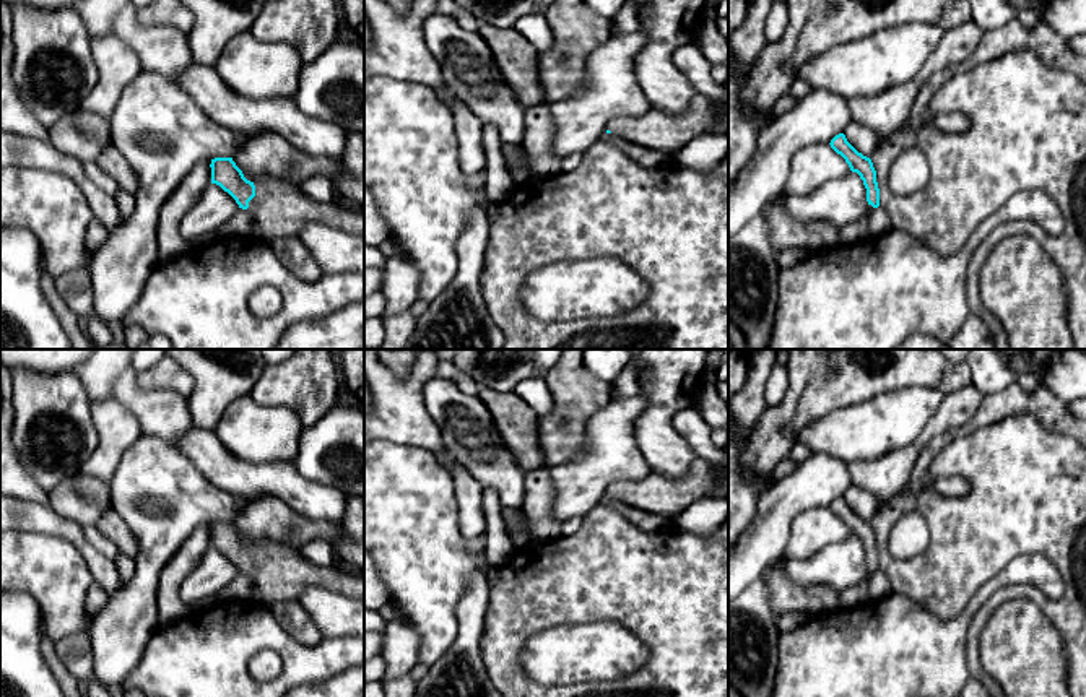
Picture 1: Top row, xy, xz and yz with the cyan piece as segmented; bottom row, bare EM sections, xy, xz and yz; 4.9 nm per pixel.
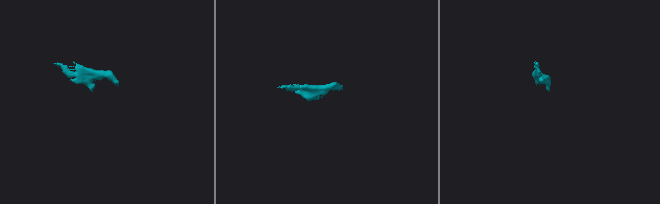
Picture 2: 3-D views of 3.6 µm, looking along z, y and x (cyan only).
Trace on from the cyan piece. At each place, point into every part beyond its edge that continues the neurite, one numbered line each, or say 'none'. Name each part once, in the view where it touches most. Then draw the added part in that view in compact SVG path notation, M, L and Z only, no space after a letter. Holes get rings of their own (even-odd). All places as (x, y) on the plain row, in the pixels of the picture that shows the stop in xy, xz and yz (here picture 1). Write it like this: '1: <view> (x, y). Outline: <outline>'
1: xy (280, 572). Outline: M262 539L252 543L255 561L249 565L252 600L272 606L276 601L299 601L307 587L325 587L354 600L364 600L364 575L353 575L337 565L320 567L307 561L299 548Z

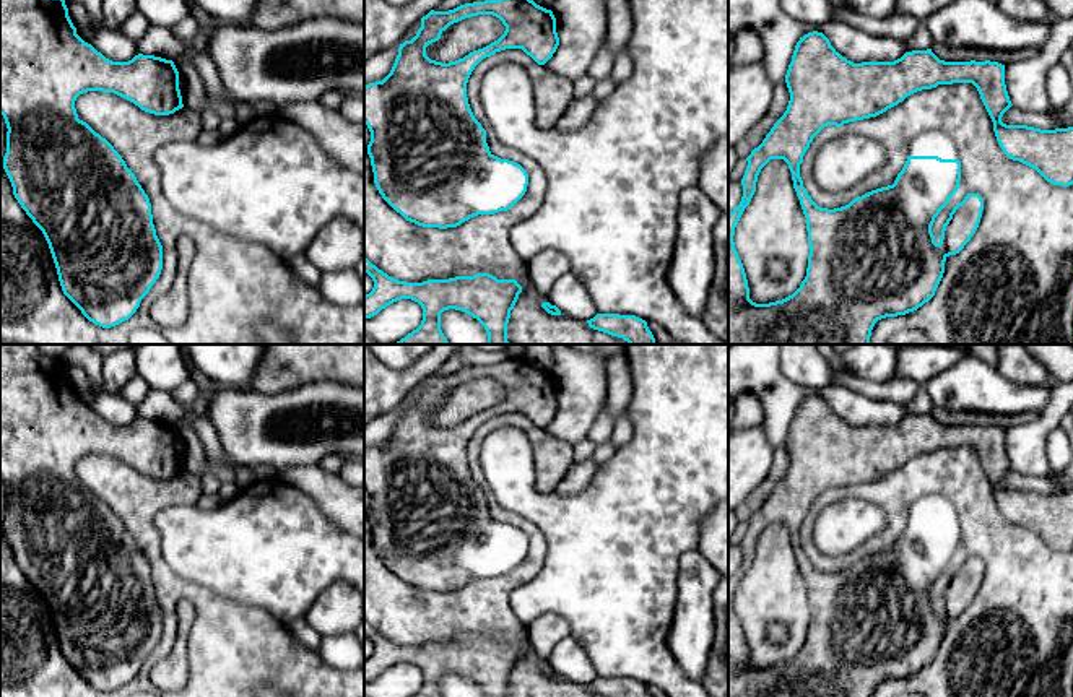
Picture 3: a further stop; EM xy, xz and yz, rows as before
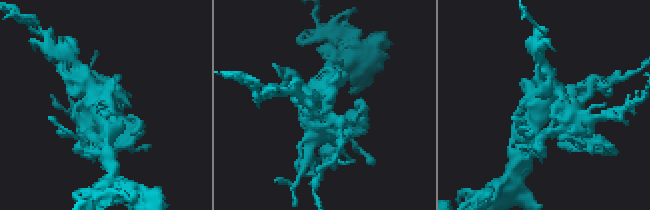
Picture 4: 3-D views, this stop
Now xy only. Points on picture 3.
none

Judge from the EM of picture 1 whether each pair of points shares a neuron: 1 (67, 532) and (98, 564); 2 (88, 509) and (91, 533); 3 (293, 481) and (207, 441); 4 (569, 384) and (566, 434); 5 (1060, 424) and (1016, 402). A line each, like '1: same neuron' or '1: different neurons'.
1: same neuron
2: different neurons
3: same neuron
4: same neuron
5: same neuron

